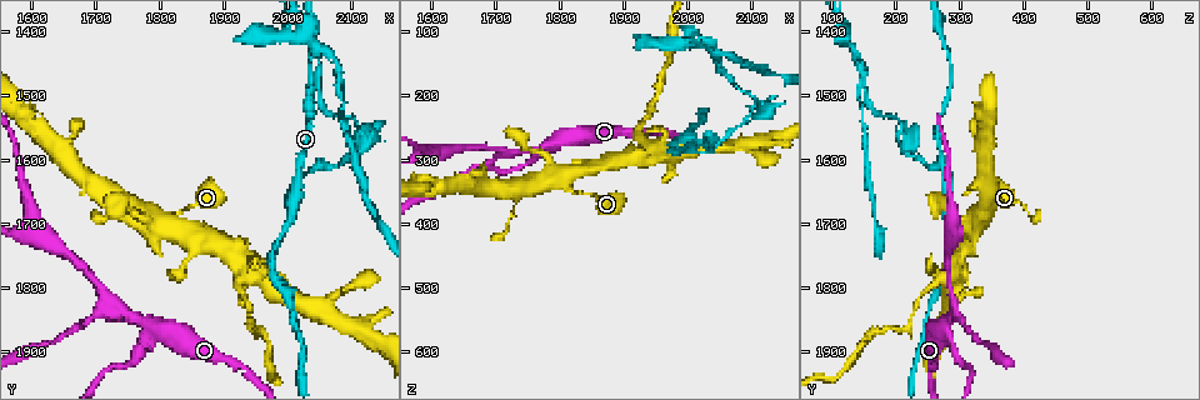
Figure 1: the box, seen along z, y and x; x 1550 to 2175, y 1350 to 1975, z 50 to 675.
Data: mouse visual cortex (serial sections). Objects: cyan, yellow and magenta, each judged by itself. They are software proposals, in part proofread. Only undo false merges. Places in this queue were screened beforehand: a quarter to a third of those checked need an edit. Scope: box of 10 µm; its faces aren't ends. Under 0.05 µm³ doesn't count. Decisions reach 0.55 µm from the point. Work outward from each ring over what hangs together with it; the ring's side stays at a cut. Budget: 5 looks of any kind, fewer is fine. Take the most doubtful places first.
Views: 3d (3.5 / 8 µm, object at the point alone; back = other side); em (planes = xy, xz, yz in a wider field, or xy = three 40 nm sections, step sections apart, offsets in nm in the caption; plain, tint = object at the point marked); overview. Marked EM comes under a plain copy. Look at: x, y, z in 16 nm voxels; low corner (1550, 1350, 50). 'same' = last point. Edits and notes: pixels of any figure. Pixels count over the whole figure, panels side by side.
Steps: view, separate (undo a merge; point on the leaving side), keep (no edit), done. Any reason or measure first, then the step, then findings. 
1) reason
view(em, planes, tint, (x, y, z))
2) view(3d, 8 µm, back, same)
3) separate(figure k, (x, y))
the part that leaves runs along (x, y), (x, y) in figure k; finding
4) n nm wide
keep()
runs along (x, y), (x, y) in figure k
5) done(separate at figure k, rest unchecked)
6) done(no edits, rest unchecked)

branch point
view(3d, 3.5 µm, (2015, 1635, 275))

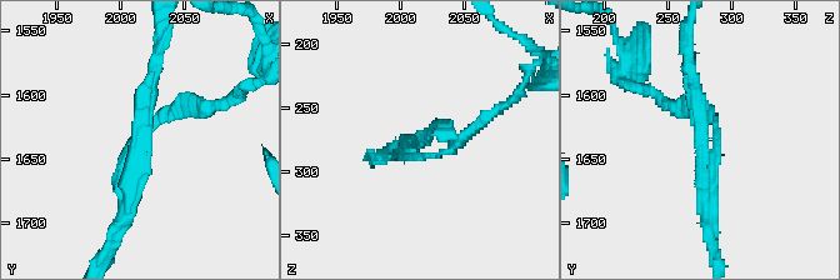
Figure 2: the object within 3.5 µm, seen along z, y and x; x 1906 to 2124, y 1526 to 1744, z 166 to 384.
separate(figure 2, (174, 115))
the part that leaves runs along (418, 150), (444, 154), (514, 100) in figure 2; a second cell is stuck on

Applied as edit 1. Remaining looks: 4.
looks like a crossing
view(3d, 3.5 µm, (1810, 1690, 340))

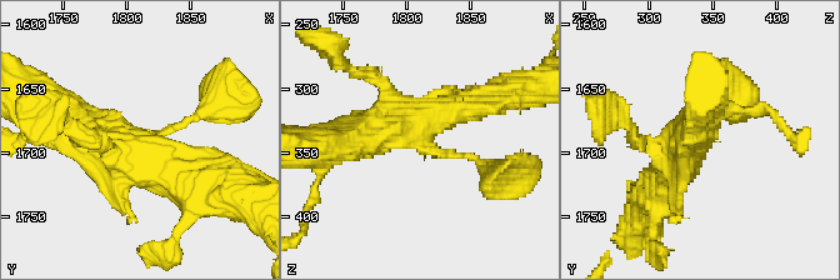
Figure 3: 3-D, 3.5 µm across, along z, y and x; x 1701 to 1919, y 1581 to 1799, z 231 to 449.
need the tissue
view(em, xy, step 3, tint, (1810, 1690, 340))

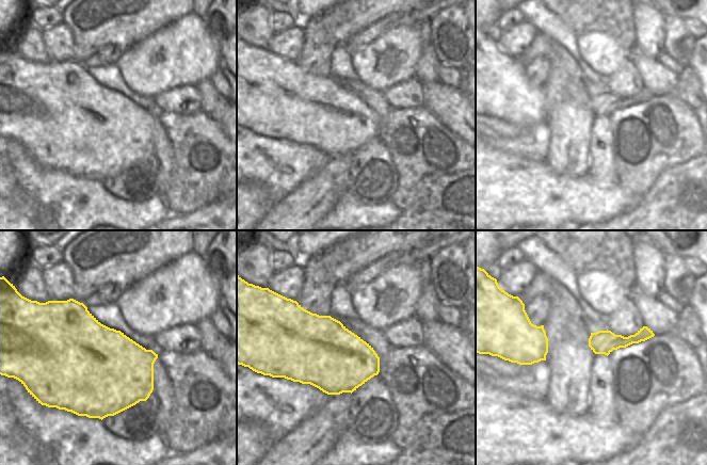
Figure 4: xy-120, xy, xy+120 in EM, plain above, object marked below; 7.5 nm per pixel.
keep()
runs along (726, 109), (663, 183) in figure 3; all the same cell

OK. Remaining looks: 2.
done(separate at figure 2, rest unchecked)

